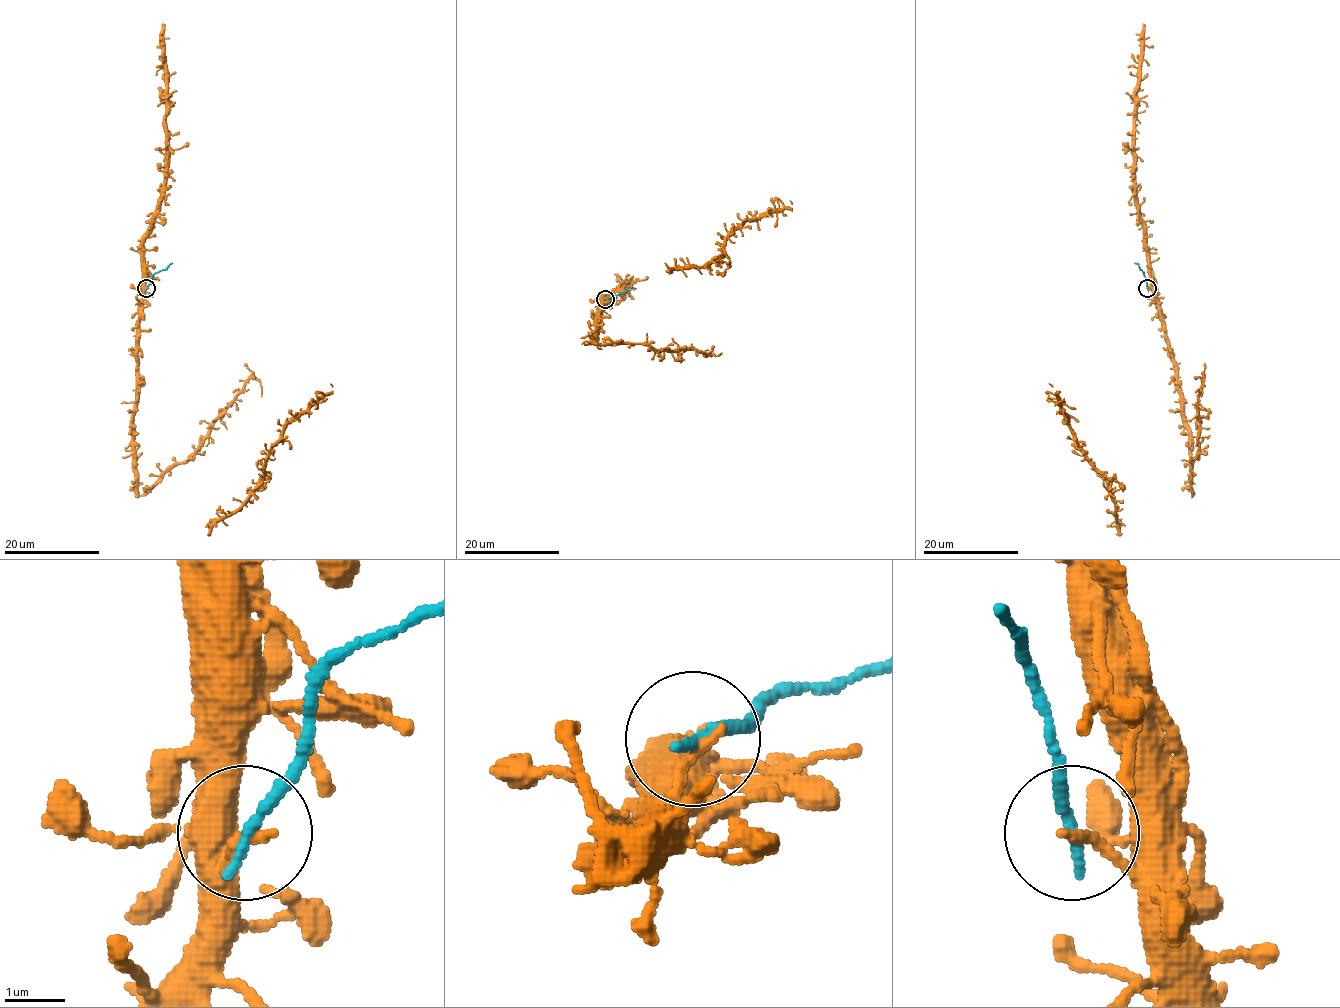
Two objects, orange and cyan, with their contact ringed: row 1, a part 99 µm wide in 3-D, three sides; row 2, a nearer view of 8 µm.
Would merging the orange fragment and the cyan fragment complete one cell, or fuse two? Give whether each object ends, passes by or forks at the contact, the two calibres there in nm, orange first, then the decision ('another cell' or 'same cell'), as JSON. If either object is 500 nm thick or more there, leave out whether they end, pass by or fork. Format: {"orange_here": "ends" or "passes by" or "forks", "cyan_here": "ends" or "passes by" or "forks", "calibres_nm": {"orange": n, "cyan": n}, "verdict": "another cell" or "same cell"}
{"orange_here": "ends", "cyan_here": "ends", "calibres_nm": {"orange": 180, "cyan": 220}, "verdict": "another cell"}

